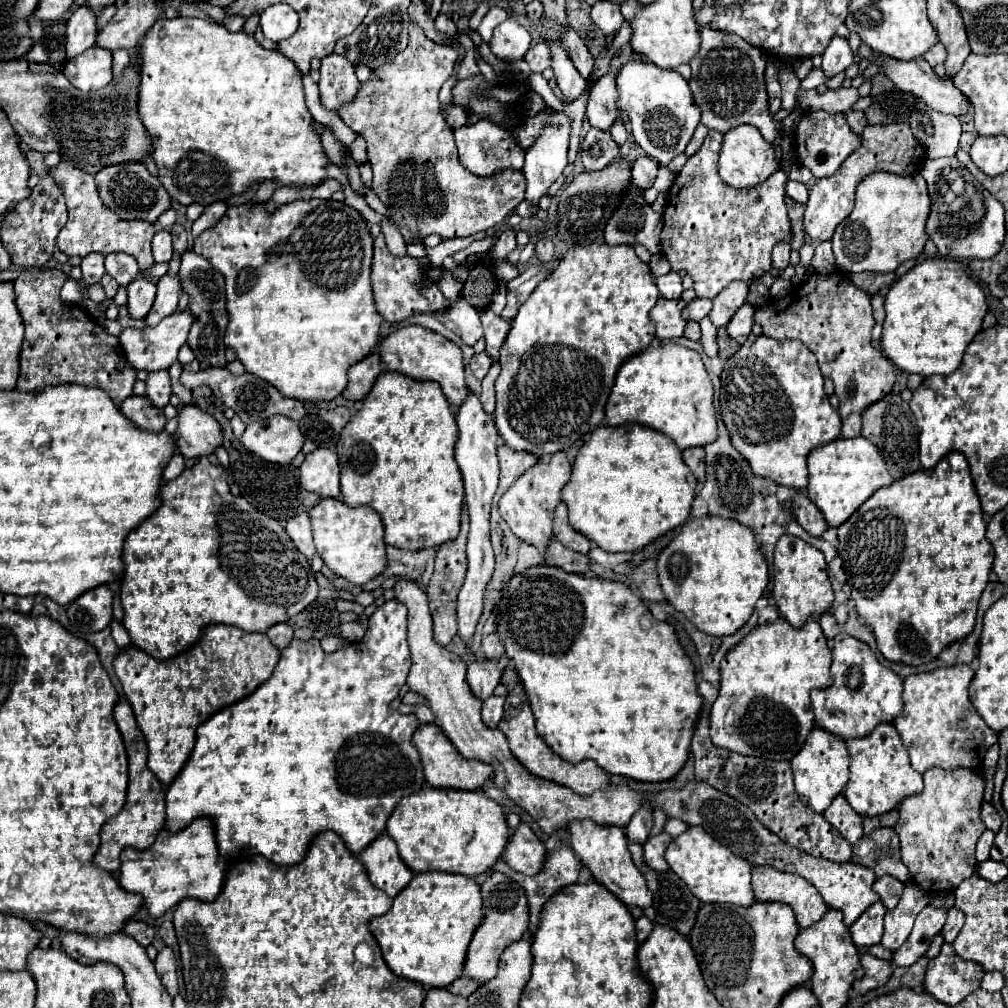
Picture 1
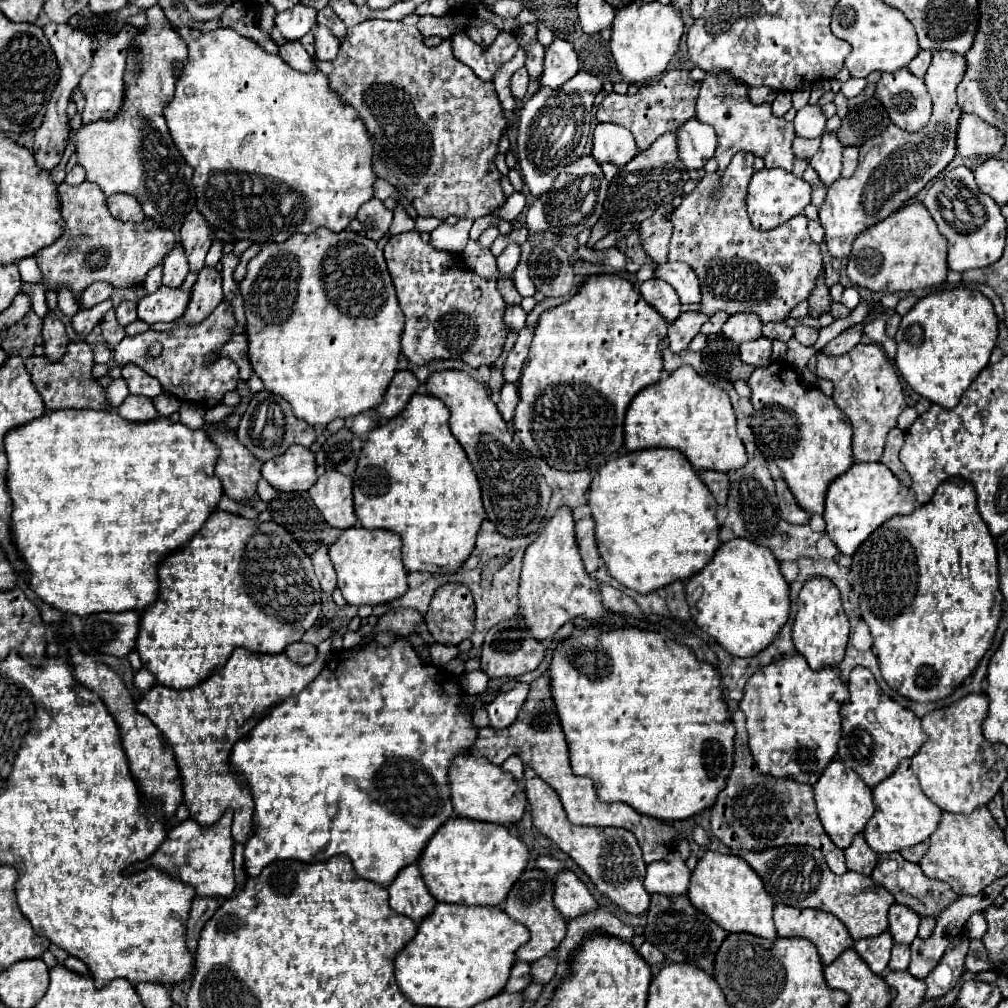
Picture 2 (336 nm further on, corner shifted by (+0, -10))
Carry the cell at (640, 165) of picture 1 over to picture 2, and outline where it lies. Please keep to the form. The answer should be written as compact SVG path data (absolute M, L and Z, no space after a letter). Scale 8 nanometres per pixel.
M665 211L653 213L653 217L639 225L641 247L655 263L667 263L667 247L672 233L673 225Z

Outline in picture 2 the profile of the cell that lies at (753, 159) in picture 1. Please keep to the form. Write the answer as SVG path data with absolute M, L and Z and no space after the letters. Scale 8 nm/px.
M763 169L751 177L749 195L747 195L747 211L753 225L761 231L769 231L771 227L779 227L779 223L787 223L795 215L803 215L803 209L811 203L811 185L803 179L787 173L783 169Z

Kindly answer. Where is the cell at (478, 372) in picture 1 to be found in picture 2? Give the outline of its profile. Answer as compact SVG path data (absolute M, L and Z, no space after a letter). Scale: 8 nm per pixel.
M493 367L493 369L491 369L489 391L491 391L491 393L499 393L499 389L503 387L503 383L505 383L505 379L503 379L503 373L501 373L501 369L499 369L499 367Z

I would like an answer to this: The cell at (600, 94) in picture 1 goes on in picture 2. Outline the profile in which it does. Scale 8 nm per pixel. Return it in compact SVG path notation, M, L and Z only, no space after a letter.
M599 123L593 133L593 157L597 163L613 163L623 167L639 153L631 131L621 125Z

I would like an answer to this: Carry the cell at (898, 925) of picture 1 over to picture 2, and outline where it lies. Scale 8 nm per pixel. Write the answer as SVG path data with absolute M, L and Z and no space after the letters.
M893 945L891 949L891 961L889 961L889 969L891 971L905 971L909 967L909 945Z

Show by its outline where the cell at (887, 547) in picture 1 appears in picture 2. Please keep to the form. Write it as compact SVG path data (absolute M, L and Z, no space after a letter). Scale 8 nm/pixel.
M965 479L939 485L933 499L911 515L883 523L853 555L853 591L859 593L863 621L871 629L883 679L899 695L927 703L949 697L969 677L993 643L1001 613L999 567L993 537L977 511L977 495Z

